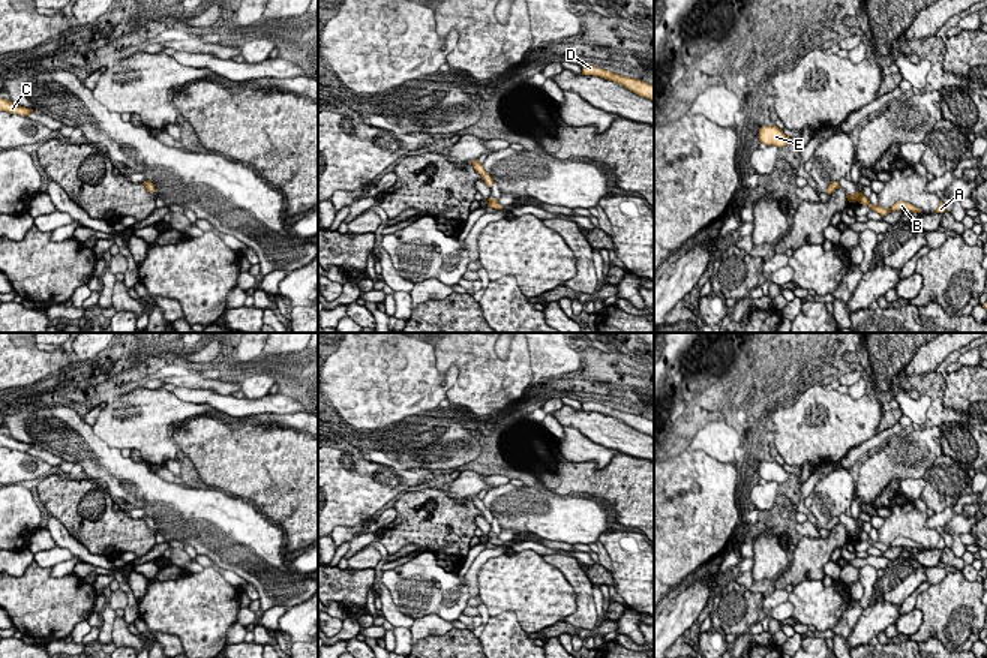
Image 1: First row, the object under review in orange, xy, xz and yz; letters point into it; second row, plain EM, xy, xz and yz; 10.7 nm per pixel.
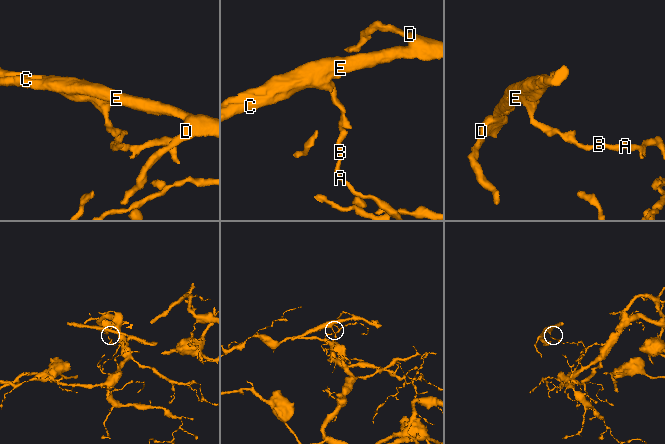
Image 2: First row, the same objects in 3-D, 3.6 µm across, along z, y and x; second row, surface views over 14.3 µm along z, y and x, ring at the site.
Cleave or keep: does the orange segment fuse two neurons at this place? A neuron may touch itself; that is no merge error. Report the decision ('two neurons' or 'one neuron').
two neurons

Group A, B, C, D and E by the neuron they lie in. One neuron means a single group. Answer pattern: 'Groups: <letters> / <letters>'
Groups: A B / C D E

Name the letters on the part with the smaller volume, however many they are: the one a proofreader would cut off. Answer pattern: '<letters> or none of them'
C, D, E

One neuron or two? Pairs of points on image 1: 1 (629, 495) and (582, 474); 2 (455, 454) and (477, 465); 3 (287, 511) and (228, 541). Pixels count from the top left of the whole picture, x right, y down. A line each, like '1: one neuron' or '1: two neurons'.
1: one neuron
2: two neurons
3: two neurons

